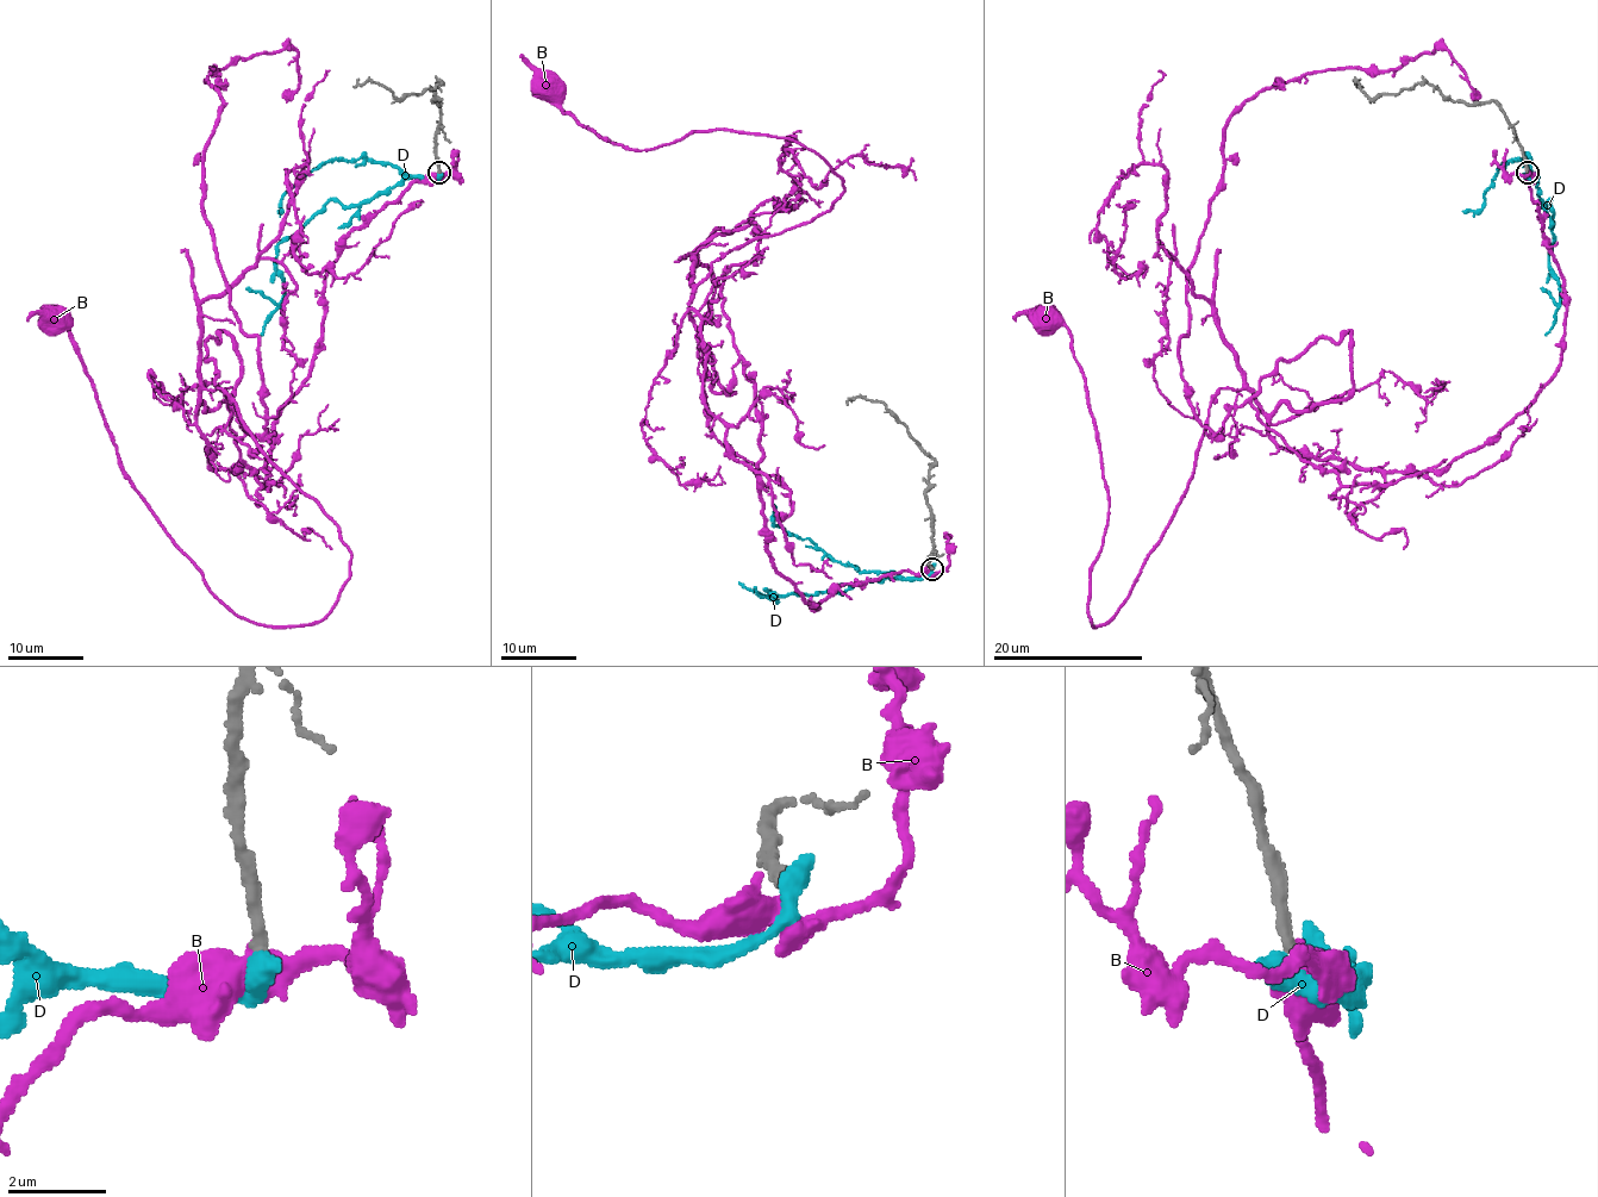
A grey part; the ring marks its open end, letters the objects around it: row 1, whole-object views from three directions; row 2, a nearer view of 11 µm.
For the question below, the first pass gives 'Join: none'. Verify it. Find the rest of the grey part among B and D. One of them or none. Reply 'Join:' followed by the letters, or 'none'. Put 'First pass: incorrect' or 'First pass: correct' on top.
First pass: correct
Join: none

